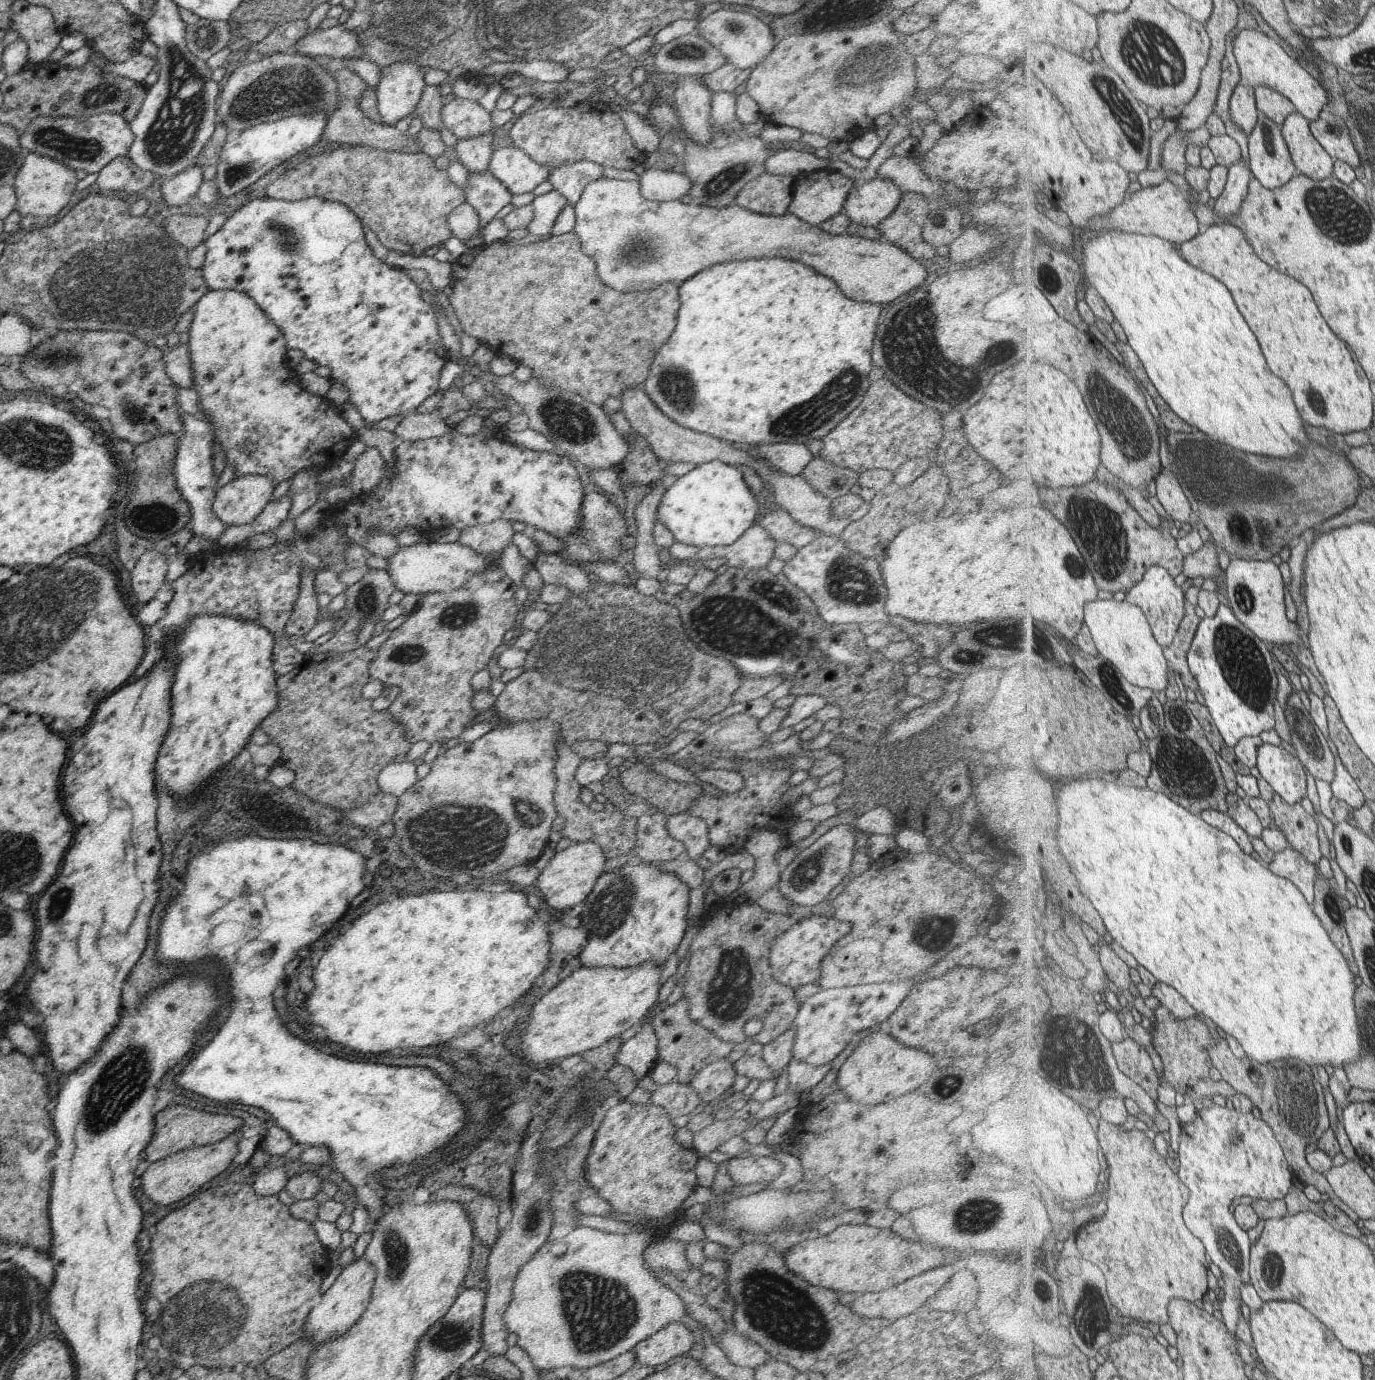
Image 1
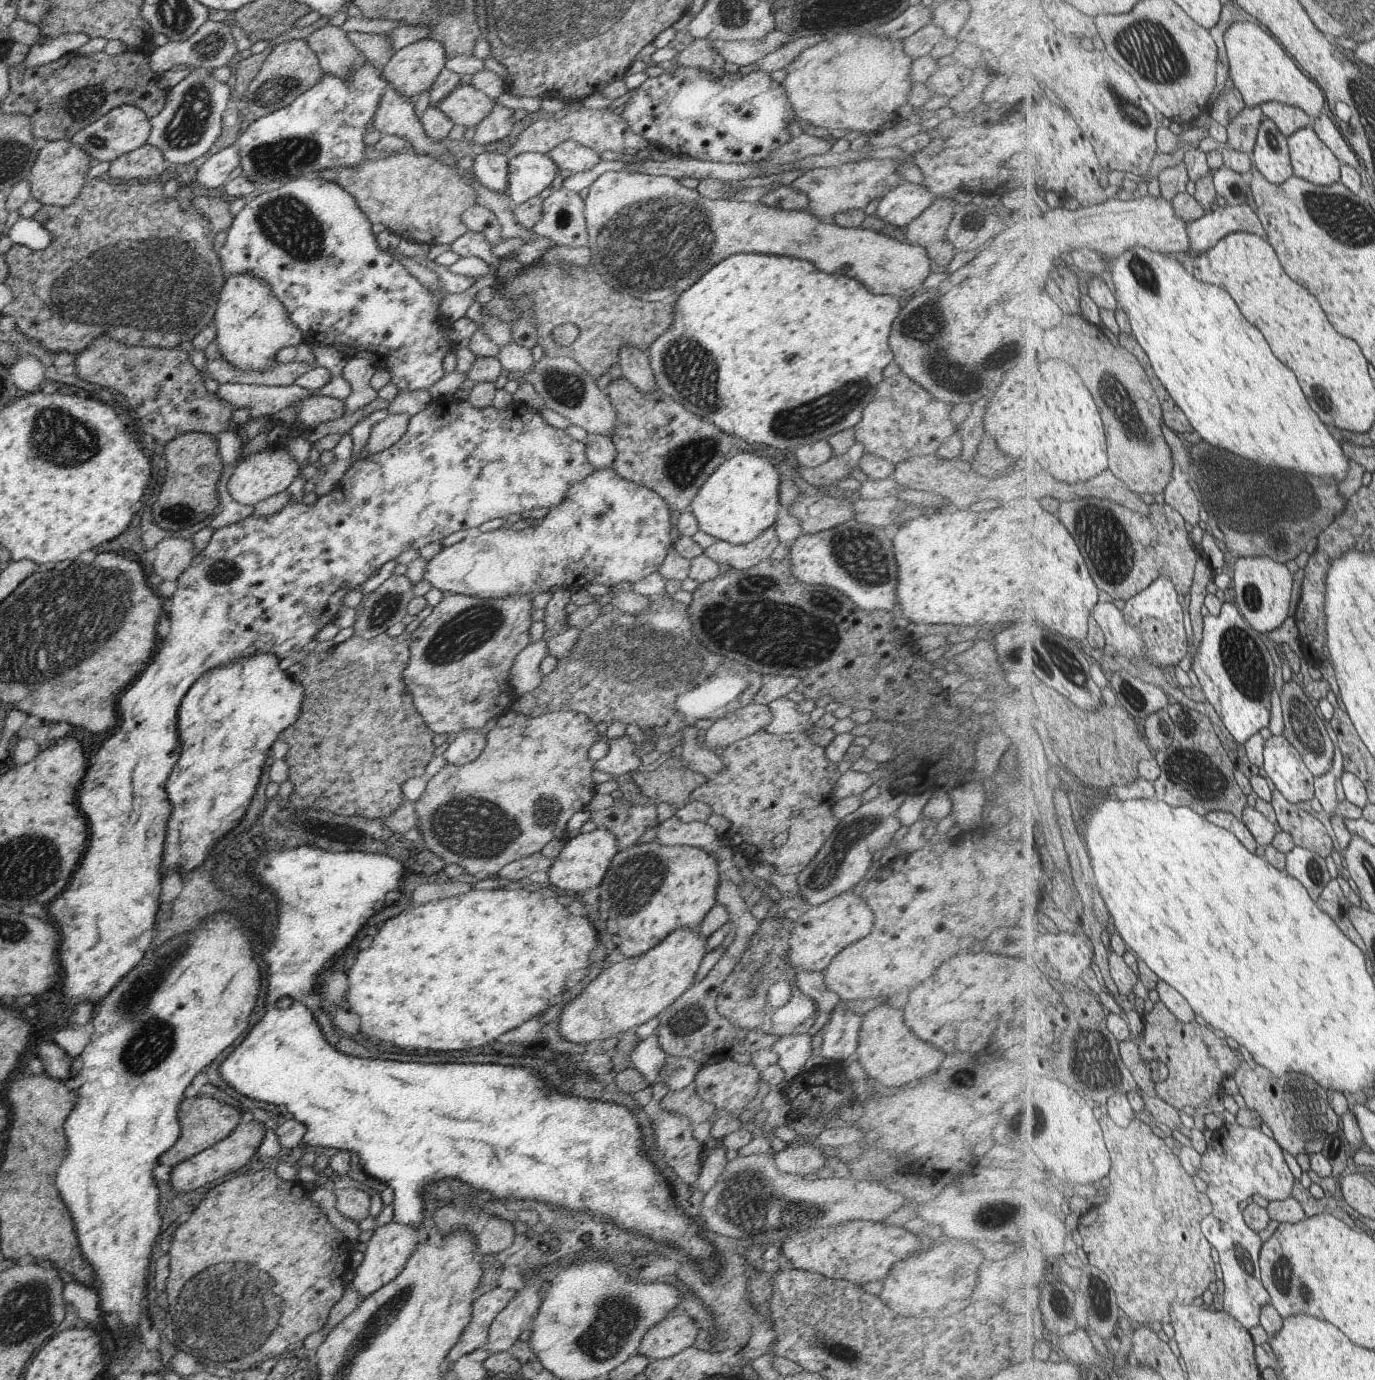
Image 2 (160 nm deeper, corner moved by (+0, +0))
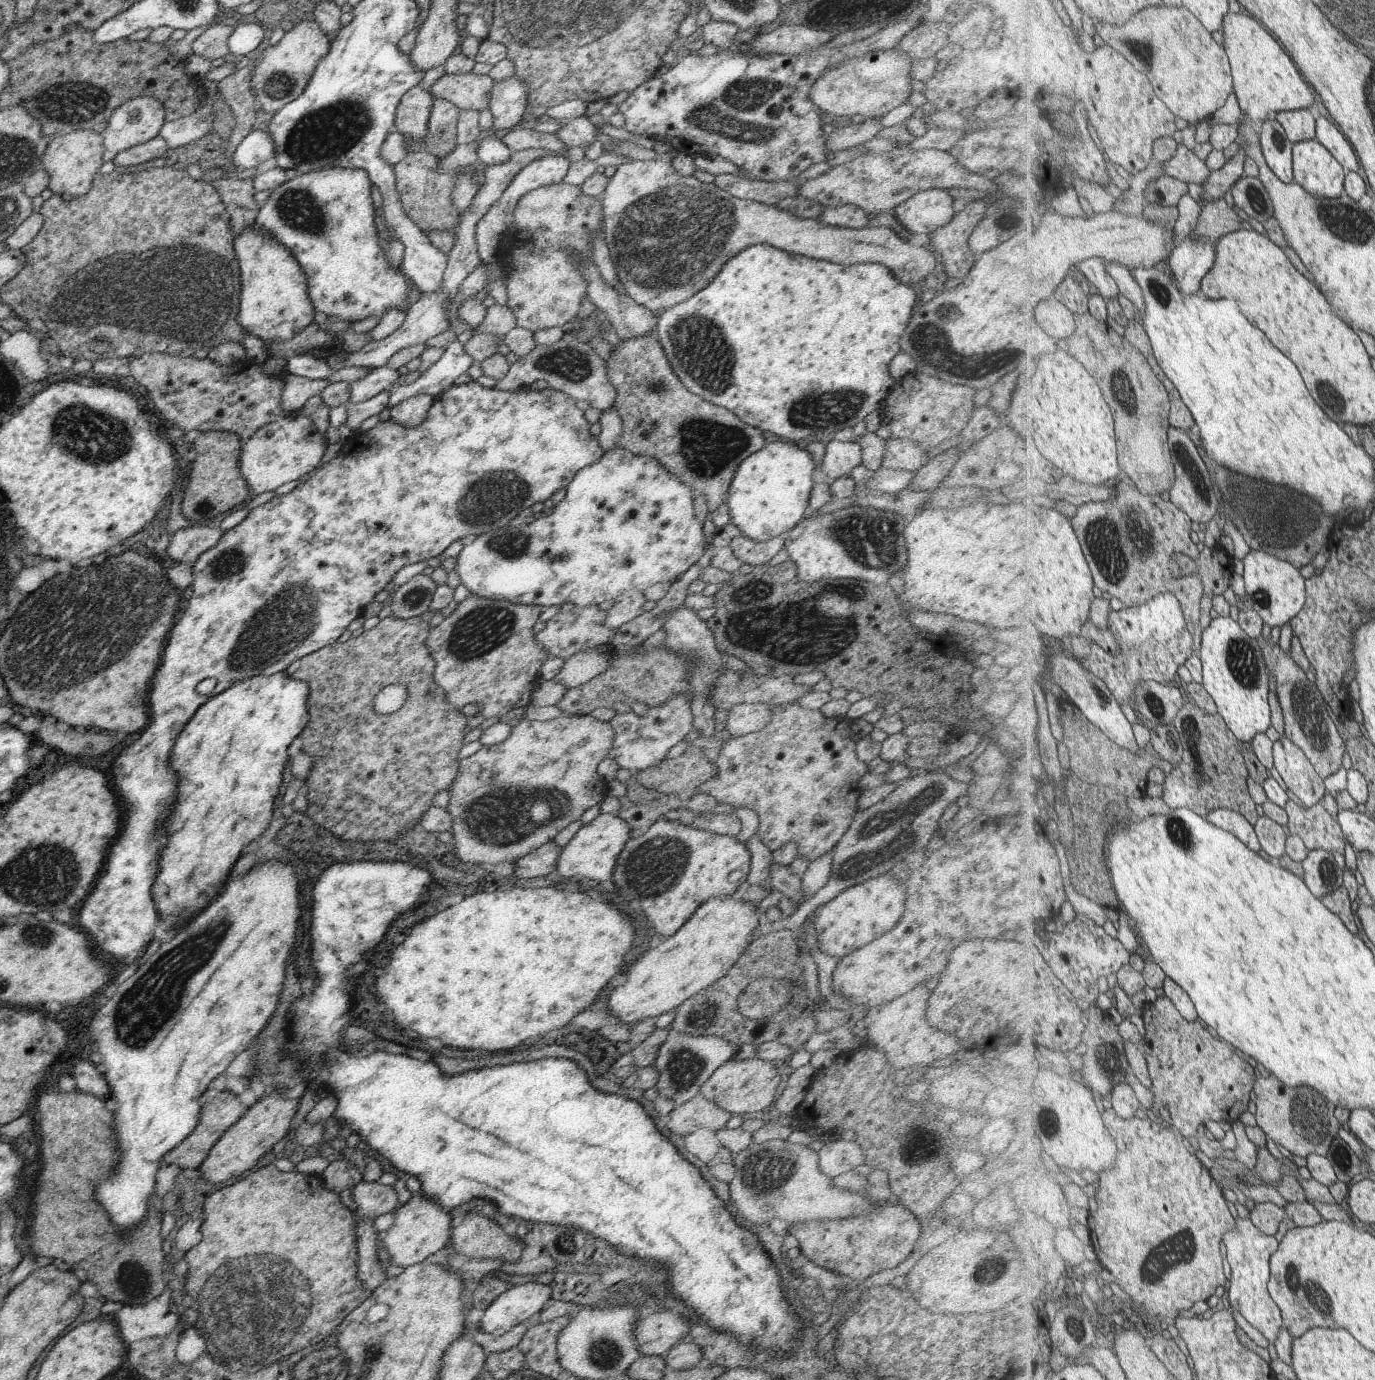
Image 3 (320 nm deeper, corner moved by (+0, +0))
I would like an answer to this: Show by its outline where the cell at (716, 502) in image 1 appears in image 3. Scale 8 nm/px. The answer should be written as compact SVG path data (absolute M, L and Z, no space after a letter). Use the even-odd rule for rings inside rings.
M775 440L764 444L757 452L744 458L736 468L723 505L728 506L731 524L739 528L741 535L756 541L768 541L791 530L801 519L809 504L809 494L813 488L813 456L804 445L793 441Z

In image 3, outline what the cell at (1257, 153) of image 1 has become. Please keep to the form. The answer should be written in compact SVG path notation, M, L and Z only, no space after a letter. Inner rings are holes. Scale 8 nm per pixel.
M1271 118L1265 121L1260 130L1260 141L1265 158L1269 166L1275 171L1275 174L1283 182L1293 183L1293 142L1289 142L1286 127L1277 118Z

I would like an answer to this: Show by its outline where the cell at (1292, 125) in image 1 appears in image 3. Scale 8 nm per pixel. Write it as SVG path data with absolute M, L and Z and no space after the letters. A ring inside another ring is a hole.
M1318 139L1295 143L1295 180L1319 198L1336 199L1345 190L1347 170Z

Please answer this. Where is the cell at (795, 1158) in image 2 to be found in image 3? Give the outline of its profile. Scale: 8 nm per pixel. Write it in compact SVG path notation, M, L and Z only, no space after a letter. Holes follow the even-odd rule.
M833 1140L818 1151L819 1170L829 1178L852 1170L855 1166L863 1164L863 1151L855 1141Z

